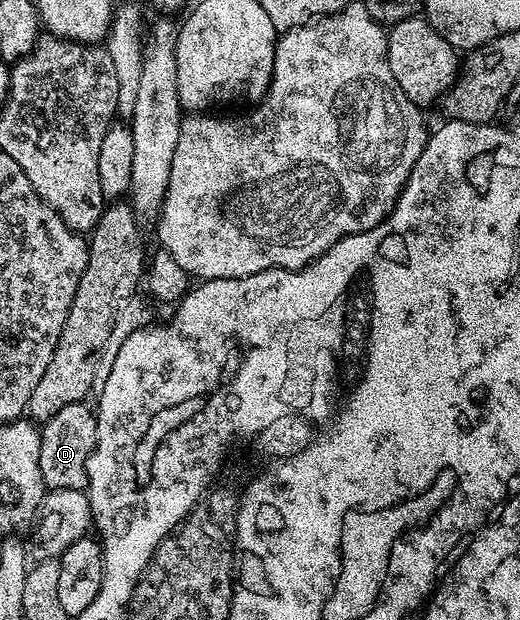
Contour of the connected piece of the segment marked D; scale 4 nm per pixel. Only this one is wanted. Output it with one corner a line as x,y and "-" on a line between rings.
83,401
64,405
56,417
41,424
40,430
40,473
44,477
47,488
83,490
89,484
88,457
92,457
92,449
98,440
98,417
93,406

